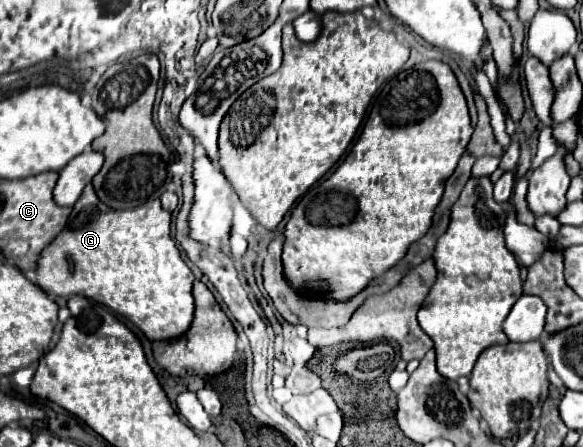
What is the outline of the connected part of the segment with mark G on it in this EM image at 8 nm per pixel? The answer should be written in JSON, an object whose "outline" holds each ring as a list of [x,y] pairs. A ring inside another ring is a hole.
{"outline":[[[92,185],[84,187],[84,193],[72,207],[70,219],[64,231],[44,247],[36,267],[38,285],[44,287],[48,293],[70,297],[82,295],[94,299],[110,307],[112,311],[130,319],[150,341],[158,339],[174,339],[188,331],[194,315],[194,297],[192,297],[192,281],[194,275],[188,265],[182,261],[176,243],[170,237],[170,213],[162,209],[158,199],[150,199],[148,203],[116,211],[106,207],[94,193]]]}

